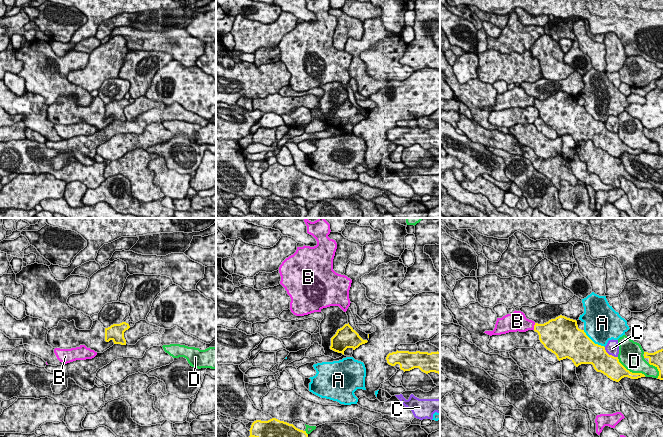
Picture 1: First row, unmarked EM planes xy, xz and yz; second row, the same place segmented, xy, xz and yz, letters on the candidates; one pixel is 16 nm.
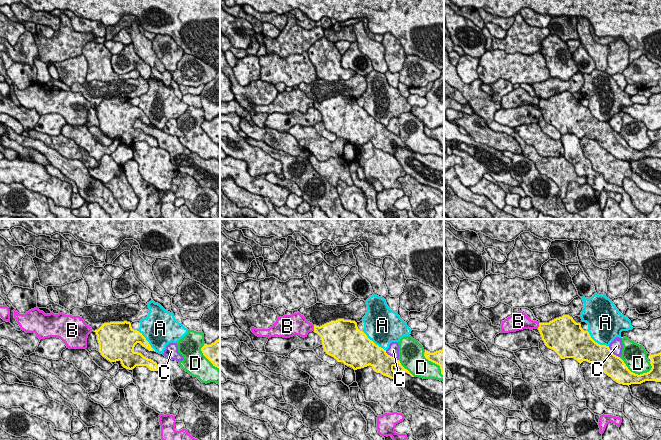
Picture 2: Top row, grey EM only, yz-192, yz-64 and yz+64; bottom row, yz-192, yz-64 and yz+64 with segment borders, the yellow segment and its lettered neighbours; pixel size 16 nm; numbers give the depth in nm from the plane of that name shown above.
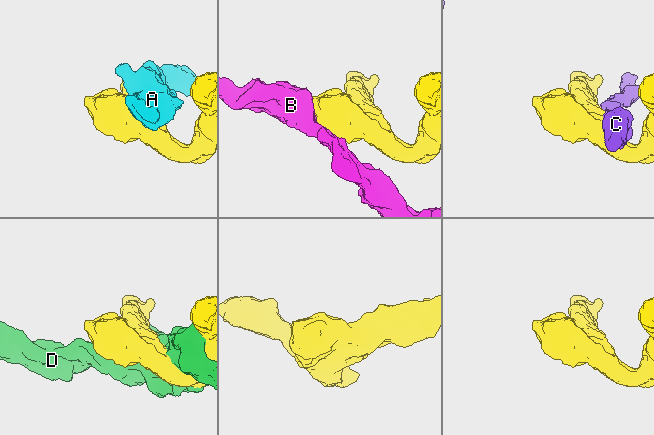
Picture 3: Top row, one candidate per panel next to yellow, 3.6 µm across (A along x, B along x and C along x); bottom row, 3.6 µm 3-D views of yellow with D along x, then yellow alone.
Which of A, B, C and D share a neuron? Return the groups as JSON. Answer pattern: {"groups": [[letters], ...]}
{"groups": [["A"], ["B"], ["C"], ["D"]]}

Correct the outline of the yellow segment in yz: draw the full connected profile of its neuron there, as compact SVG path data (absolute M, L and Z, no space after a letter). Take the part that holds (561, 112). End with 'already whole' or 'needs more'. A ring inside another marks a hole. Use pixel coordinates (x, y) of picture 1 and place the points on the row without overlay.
M560 91L544 100L535 99L534 107L538 109L539 116L544 123L554 129L559 137L568 134L576 143L581 140L592 140L597 148L603 149L616 158L619 158L624 153L631 155L645 153L642 149L630 148L619 138L618 133L609 131L604 122L595 120L584 106L578 104L576 96Z; already whole

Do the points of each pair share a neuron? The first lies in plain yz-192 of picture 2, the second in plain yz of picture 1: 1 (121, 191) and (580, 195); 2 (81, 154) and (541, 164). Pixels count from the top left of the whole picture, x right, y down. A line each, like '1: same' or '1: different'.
1: same
2: different

